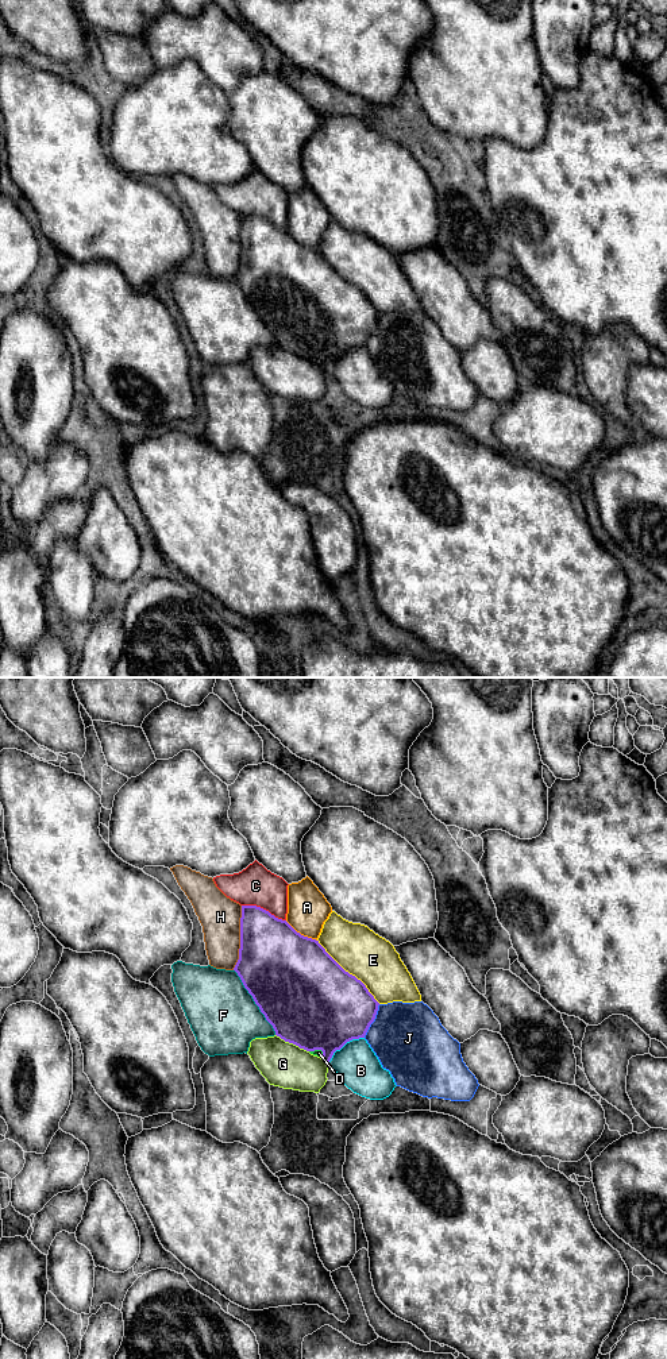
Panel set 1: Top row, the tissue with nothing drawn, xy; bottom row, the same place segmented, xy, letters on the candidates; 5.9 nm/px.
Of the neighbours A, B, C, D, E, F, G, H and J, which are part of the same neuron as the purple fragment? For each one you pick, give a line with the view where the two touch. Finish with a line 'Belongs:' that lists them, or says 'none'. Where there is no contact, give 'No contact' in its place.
D: Touches purple in xy
Belongs: D

